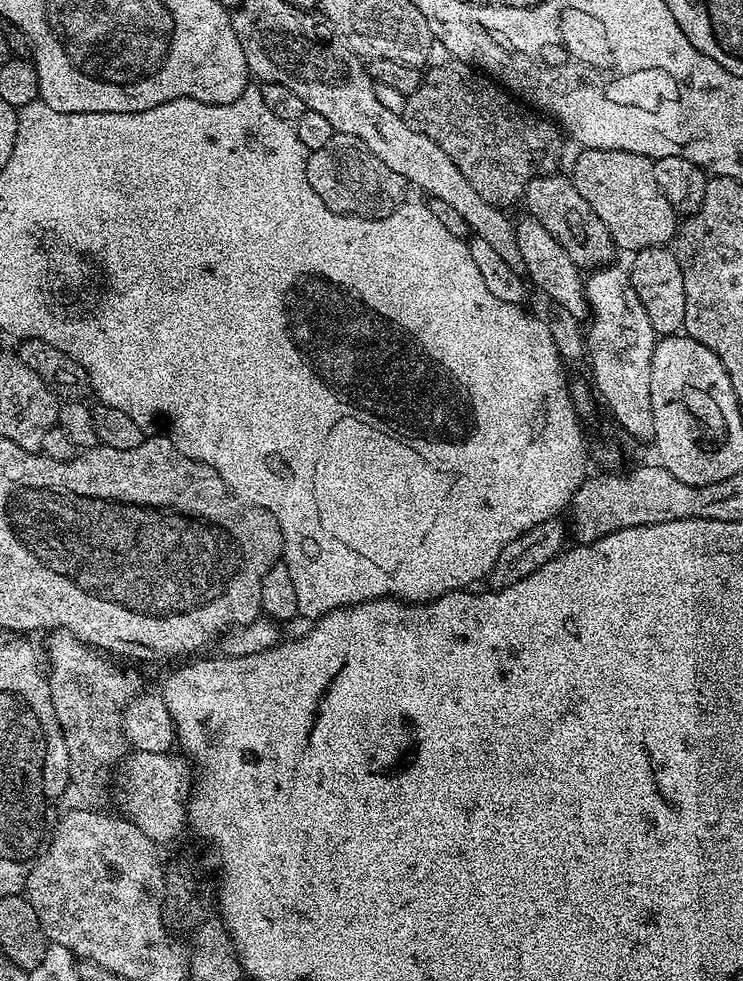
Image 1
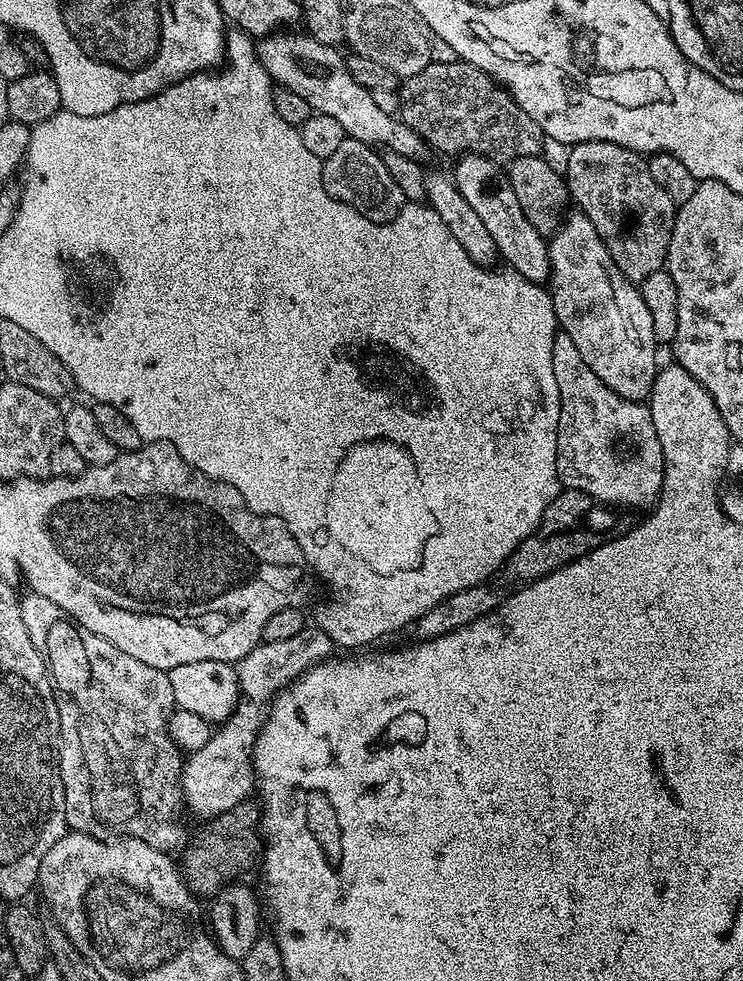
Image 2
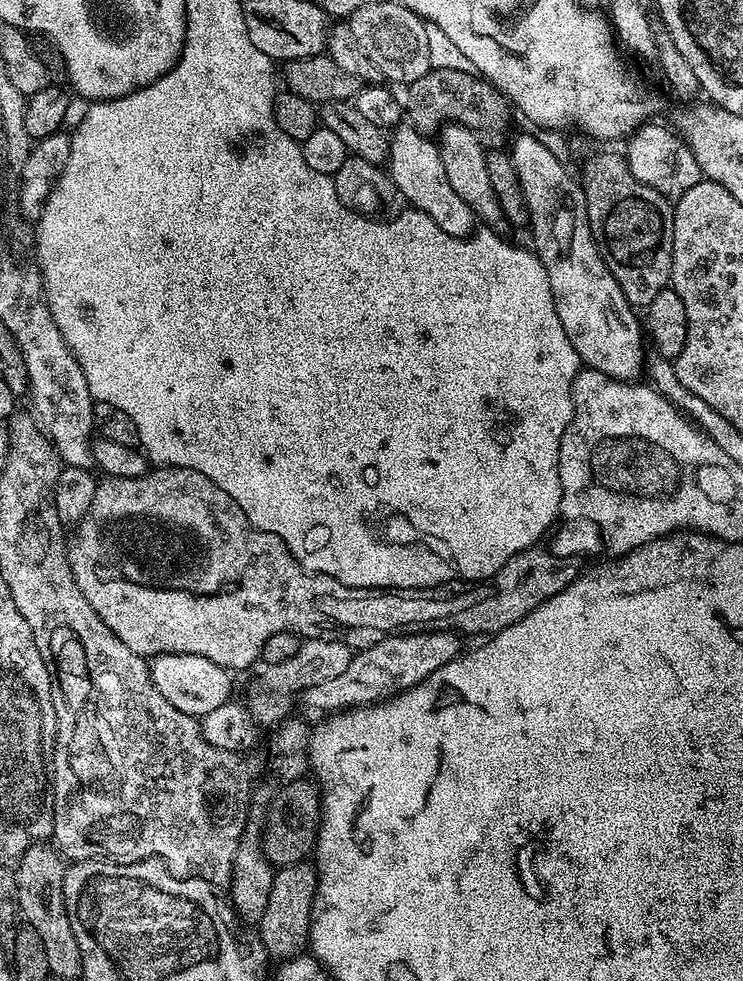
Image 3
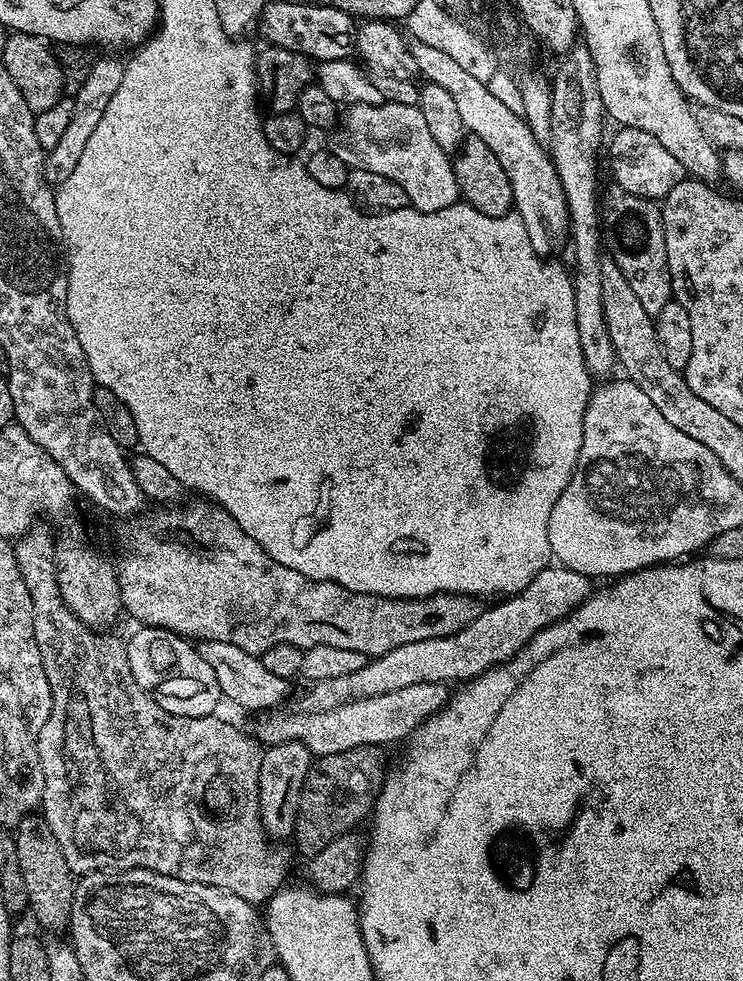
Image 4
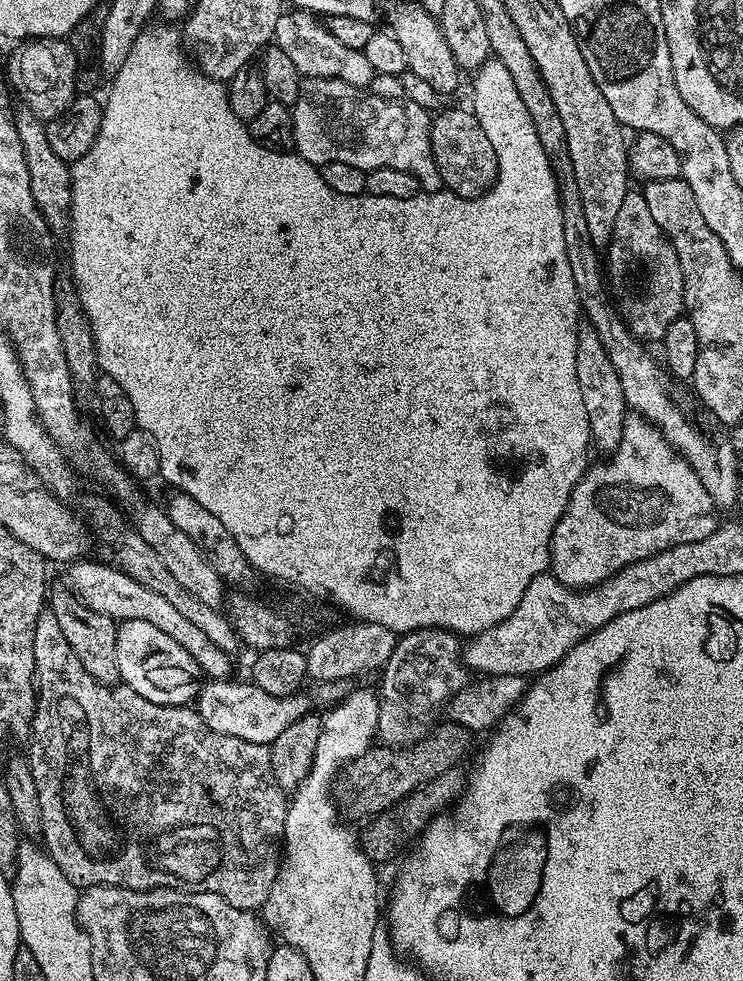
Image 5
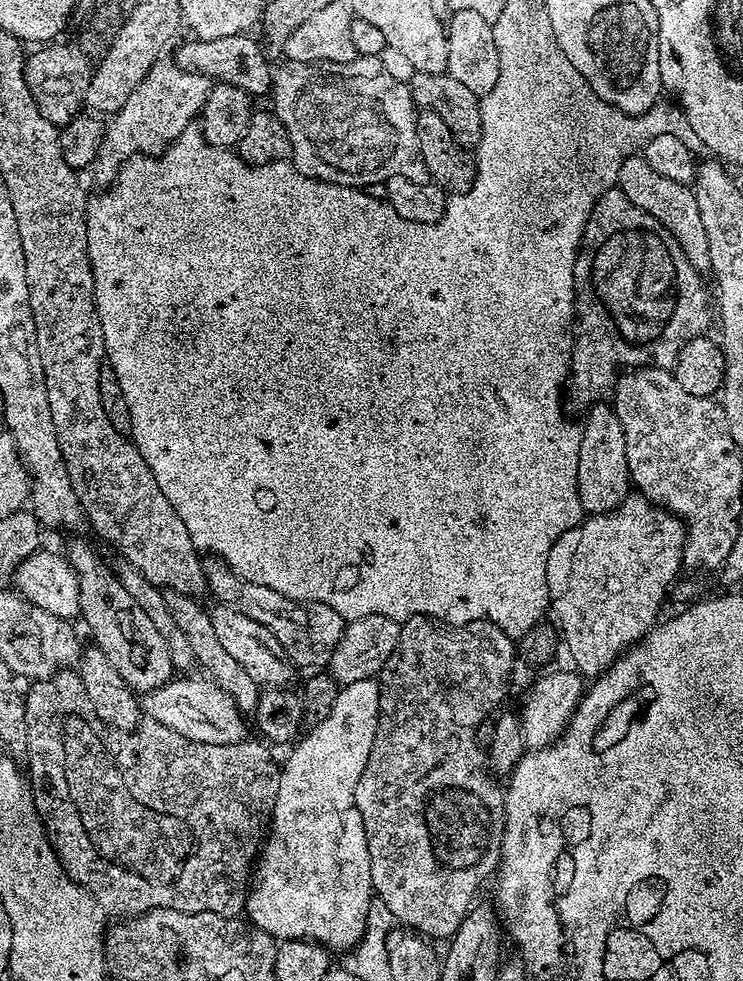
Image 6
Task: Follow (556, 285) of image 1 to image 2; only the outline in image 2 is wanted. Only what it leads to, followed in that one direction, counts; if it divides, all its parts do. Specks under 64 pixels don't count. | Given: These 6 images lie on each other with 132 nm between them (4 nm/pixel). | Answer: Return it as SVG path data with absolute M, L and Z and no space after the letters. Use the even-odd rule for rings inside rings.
M477 152L461 155L457 160L460 161L456 169L450 172L452 181L462 198L466 198L466 203L478 213L478 219L486 225L490 238L494 238L499 259L505 260L508 263L505 265L511 271L522 274L522 278L535 284L544 284L552 274L548 240L538 230L534 230L530 218L522 214L522 206L510 186L507 171L493 157L479 156Z

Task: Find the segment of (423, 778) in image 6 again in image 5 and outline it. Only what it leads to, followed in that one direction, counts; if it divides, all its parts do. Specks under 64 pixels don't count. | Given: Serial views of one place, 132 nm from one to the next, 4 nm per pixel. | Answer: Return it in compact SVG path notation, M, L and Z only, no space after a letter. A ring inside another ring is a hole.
M419 628L405 632L397 639L390 658L384 663L380 676L380 713L378 714L378 740L381 745L391 748L405 748L428 735L437 723L436 715L449 703L456 693L469 683L470 672L462 659L462 640L455 632L444 628Z

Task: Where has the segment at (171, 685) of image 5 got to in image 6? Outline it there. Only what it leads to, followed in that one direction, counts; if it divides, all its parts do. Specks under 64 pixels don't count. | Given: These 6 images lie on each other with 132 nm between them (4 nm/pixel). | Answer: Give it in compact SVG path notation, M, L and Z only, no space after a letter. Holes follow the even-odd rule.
M76 540L66 549L68 561L72 569L80 577L80 616L88 623L97 647L103 649L110 662L114 662L114 670L122 674L122 678L133 690L143 694L173 679L174 669L170 650L158 634L154 622L150 622L150 614L130 598L126 586L122 586L115 571L100 561L100 556L88 544Z

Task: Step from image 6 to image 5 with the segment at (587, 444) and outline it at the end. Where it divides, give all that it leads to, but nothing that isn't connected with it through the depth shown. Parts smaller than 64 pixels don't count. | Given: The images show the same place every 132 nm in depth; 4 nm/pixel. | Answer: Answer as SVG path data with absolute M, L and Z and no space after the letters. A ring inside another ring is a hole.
M581 323L578 330L578 358L576 359L578 387L582 389L582 402L586 406L586 418L590 418L591 447L600 454L611 454L622 442L622 430L630 409L622 394L622 382L618 379L618 370L610 363L606 354L606 346L598 338L598 334L588 323Z

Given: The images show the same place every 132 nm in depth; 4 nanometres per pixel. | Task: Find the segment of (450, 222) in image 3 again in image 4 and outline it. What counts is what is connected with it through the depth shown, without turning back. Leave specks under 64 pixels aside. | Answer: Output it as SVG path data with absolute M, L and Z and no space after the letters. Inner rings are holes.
M391 102L349 104L328 134L327 148L338 154L349 169L374 170L374 174L398 182L398 186L406 190L411 207L420 212L446 210L446 206L461 199L449 153L434 142L430 126L426 126L417 106Z

